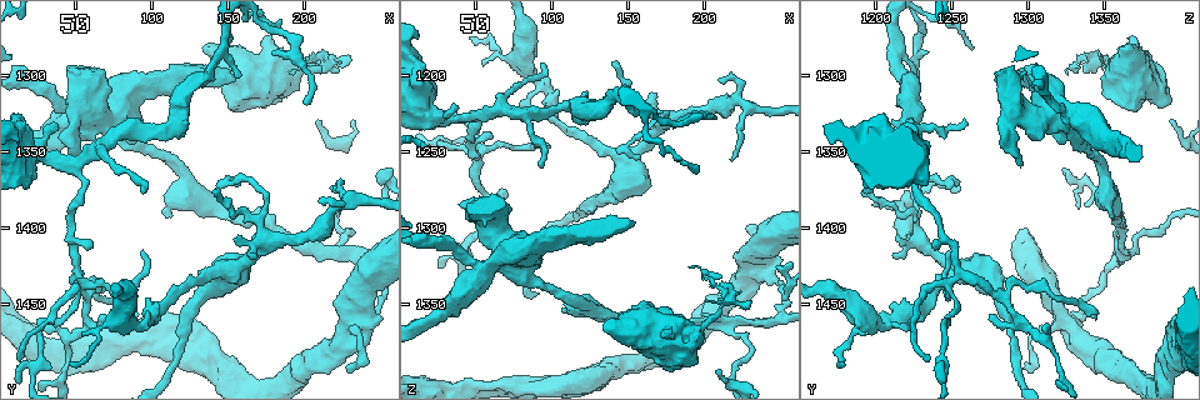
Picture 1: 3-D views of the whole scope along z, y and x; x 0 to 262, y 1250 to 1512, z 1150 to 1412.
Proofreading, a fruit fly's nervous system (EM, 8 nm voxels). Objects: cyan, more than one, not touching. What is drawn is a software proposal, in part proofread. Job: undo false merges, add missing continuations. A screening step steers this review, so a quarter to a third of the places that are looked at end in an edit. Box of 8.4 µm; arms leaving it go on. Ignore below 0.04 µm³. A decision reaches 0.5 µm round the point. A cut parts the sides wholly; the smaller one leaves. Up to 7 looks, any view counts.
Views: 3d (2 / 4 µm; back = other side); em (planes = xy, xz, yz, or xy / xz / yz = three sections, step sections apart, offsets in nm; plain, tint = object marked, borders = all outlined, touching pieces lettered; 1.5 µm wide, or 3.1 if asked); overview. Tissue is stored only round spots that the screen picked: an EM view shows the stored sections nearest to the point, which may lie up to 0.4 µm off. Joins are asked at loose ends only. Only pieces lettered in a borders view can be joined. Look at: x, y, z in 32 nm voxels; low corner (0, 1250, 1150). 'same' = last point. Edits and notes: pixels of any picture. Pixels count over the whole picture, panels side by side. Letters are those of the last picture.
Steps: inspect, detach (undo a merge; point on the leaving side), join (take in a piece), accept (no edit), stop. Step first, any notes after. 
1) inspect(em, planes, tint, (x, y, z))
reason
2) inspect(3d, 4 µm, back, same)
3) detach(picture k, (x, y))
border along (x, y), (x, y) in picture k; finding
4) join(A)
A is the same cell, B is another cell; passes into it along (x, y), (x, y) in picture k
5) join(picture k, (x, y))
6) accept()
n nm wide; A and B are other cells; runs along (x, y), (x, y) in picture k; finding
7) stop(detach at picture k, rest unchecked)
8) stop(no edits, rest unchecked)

inspect(em, planes, borders, (46, 1488, 1176))
branch stops here

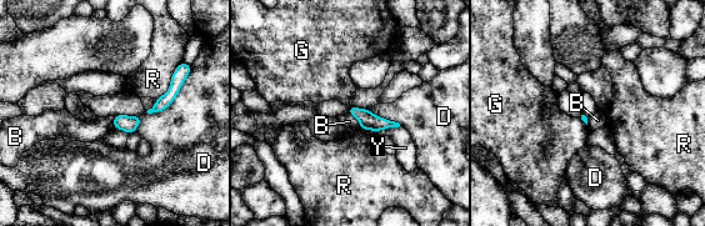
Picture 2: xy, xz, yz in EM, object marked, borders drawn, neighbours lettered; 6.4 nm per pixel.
accept()
B, D, G, R and Y are other cells; border along (349, 112), (359, 122), (360, 127) in picture 2; none of them fits

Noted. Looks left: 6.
inspect(3d, 2 µm, (90, 1458, 1344))
free end

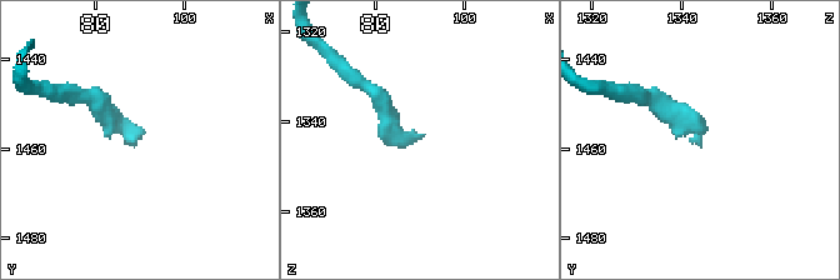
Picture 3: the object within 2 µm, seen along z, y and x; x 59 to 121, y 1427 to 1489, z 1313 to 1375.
inspect(em, planes, borders, (89, 1459, 1345))

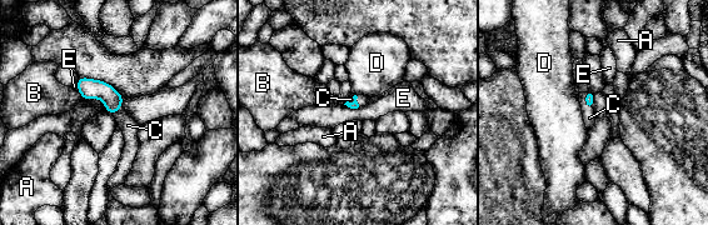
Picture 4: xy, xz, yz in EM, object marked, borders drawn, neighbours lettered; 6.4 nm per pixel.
join(C)
C is the same cell, A, B, D and E are other cells; passes into it along (589, 95), (586, 103), (589, 118) in picture 4; it goes on there

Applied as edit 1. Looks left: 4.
inspect(em, planes, borders, (168, 1418, 1212))
free end

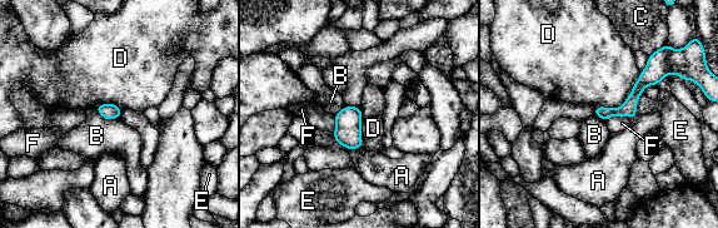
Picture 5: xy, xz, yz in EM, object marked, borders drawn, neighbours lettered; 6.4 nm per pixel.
accept()
D touches over 380 nm; A, B, C, D, E and F are other cells; border along (641, 72), (619, 105), (594, 108) in picture 5; no lettered piece goes on from it

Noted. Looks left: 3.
stop(join at picture 4, rest unchecked)

